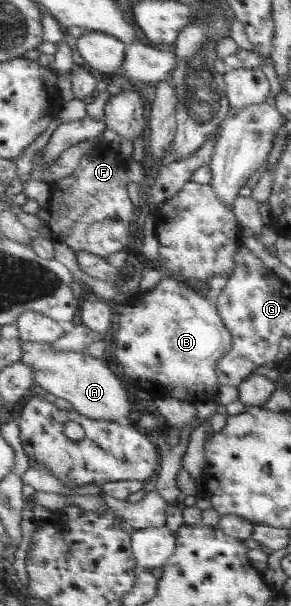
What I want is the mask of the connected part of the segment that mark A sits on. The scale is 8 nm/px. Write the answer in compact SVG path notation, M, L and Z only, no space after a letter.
M22 340L22 344L24 344L24 355L21 361L29 363L35 369L36 383L45 391L47 390L58 398L71 401L76 410L88 417L97 420L133 423L130 415L132 415L132 407L136 400L130 399L130 393L128 393L124 381L108 367L104 359L79 351L55 351L52 343L34 343L34 341Z

